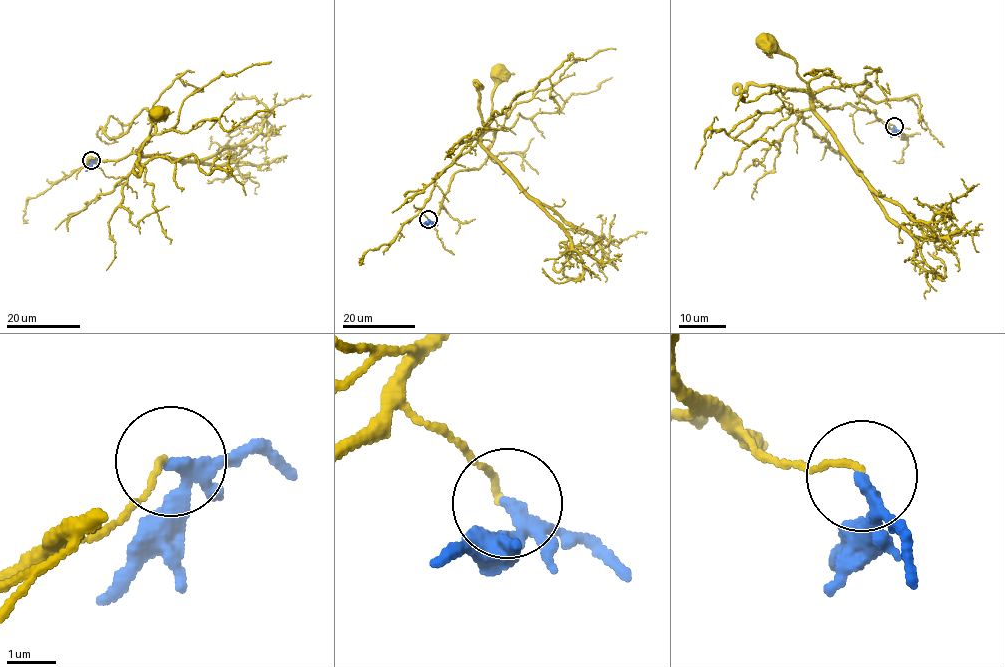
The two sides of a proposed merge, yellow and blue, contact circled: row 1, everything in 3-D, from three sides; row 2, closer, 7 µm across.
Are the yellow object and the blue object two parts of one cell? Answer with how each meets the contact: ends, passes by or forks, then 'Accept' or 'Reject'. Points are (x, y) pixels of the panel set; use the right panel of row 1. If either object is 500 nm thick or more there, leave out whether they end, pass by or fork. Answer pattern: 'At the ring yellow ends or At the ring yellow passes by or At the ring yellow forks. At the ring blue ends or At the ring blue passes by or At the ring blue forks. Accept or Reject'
At the ring yellow ends. At the ring blue forks. Reject

